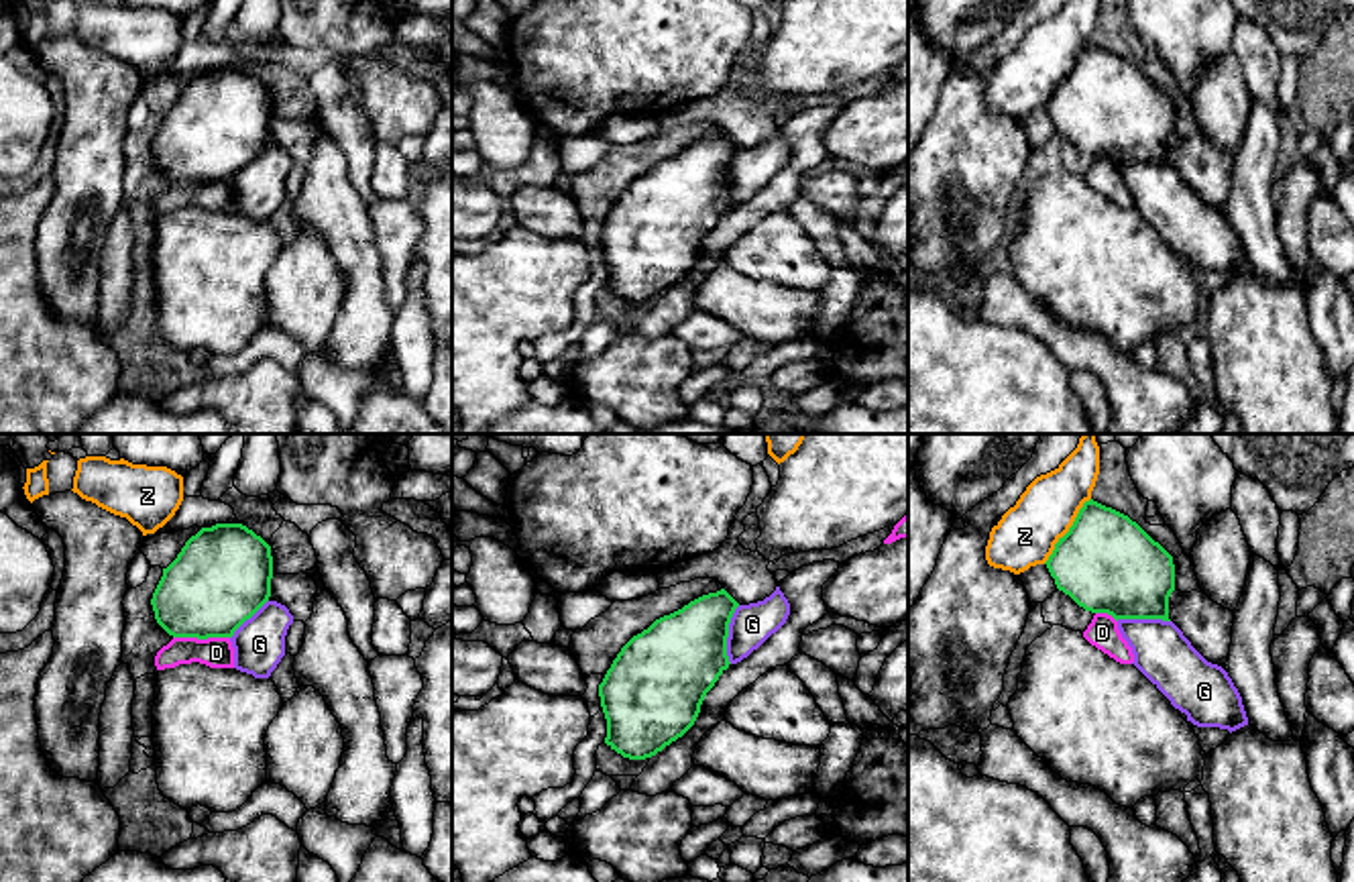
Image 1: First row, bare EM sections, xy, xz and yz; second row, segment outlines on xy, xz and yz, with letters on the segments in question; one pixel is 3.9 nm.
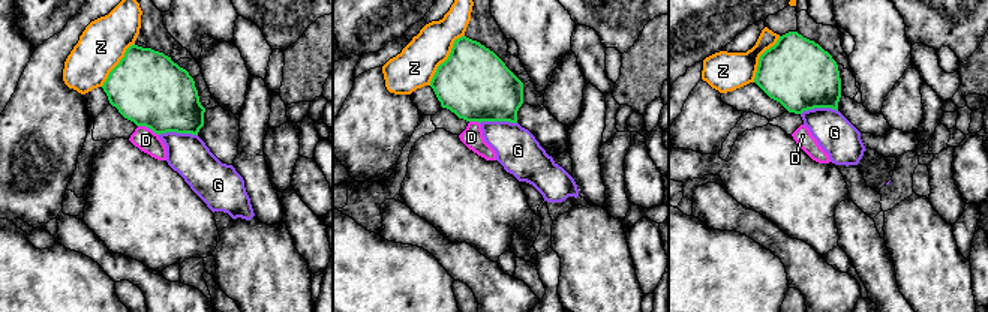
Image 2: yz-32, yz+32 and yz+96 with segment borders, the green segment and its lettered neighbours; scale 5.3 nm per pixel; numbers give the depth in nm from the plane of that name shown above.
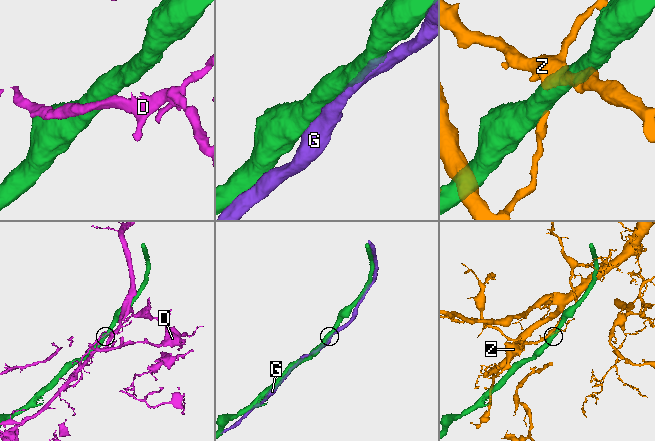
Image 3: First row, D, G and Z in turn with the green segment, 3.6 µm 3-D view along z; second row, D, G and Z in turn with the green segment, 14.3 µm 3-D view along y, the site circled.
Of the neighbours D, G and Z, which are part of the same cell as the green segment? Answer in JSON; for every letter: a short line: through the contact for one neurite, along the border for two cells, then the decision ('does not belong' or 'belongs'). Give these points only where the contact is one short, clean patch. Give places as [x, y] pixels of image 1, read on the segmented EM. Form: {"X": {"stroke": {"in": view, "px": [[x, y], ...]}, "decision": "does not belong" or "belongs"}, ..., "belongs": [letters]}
{"D": {"decision": "does not belong"}, "G": {"decision": "belongs"}, "Z": {"decision": "does not belong"}, "belongs": ["G"]}

